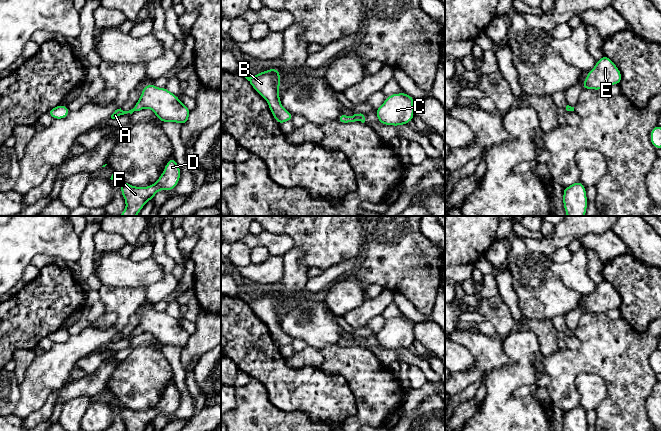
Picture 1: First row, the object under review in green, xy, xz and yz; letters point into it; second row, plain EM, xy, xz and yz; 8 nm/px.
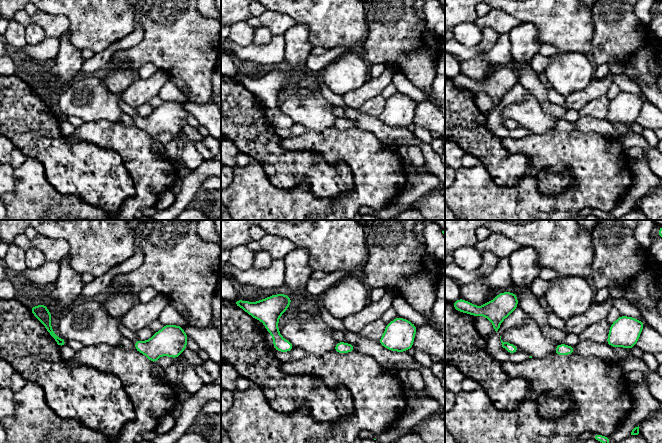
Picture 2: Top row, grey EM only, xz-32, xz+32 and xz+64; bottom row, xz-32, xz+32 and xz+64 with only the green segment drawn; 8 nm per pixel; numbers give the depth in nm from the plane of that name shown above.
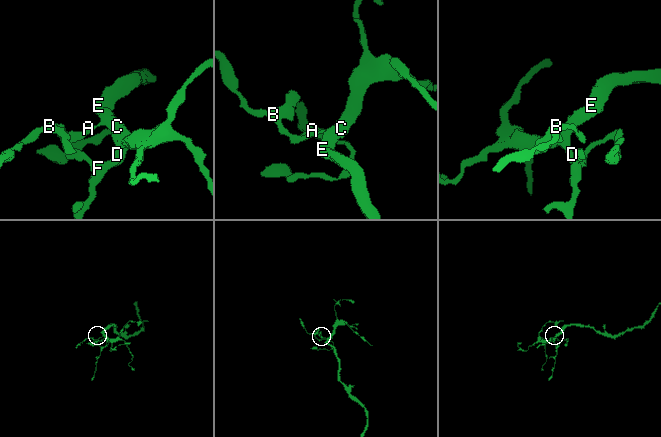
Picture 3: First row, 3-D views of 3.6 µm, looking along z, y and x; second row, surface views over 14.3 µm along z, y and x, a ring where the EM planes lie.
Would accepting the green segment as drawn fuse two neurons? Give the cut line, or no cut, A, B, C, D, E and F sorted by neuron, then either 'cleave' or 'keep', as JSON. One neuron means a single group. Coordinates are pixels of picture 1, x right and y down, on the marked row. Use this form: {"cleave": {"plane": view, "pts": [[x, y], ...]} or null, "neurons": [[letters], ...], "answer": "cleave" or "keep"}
{"cleave": null, "neurons": [["A", "B", "C", "D", "E", "F"]], "answer": "keep"}

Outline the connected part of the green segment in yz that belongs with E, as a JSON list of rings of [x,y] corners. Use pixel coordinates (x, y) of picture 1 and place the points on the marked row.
[[[603,55],[596,62],[593,69],[589,70],[586,79],[583,81],[583,90],[593,89],[608,89],[609,86],[618,84],[622,80],[622,75],[615,63]]]

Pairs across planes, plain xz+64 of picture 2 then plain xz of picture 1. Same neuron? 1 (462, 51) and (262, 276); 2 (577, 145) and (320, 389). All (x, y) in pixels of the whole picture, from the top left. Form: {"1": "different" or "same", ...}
{"1": "same", "2": "different"}

